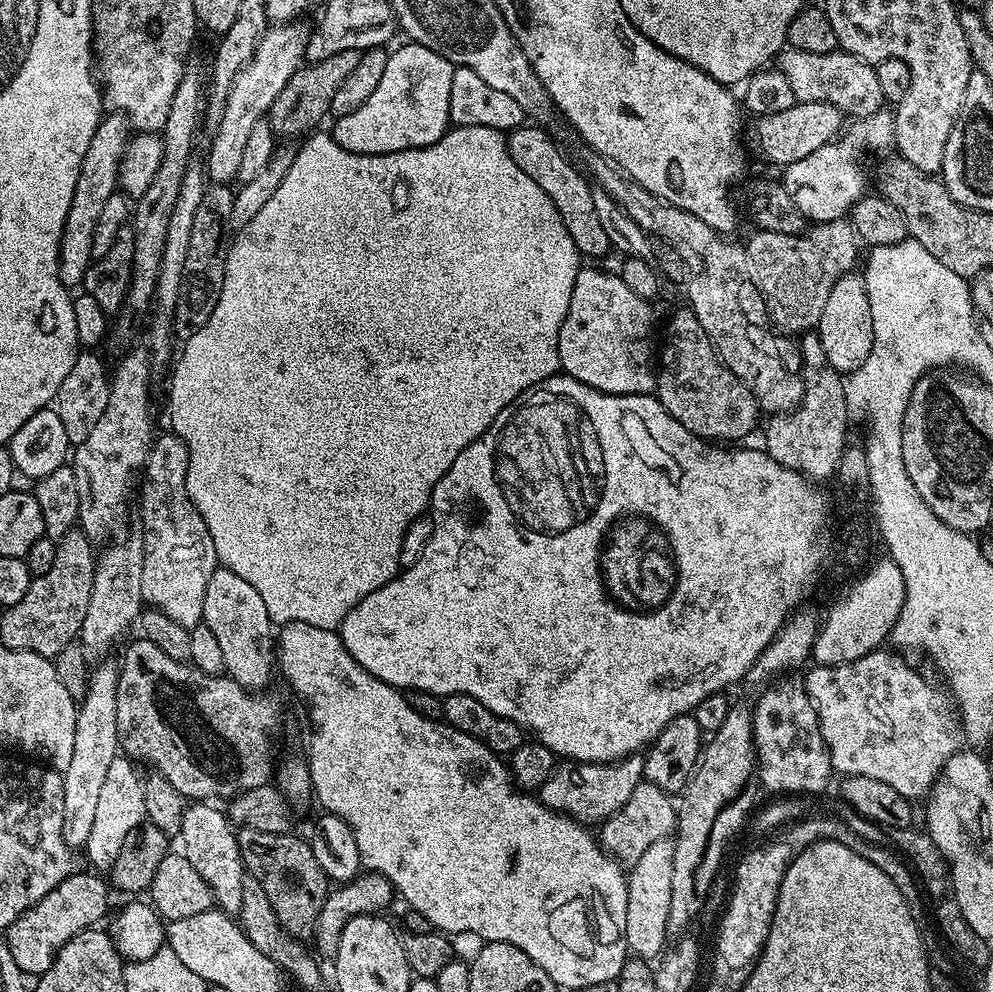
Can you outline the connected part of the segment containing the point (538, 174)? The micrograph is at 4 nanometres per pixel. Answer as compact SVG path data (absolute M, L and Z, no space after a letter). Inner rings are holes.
M520 134L505 135L504 141L508 147L510 158L522 166L538 186L554 202L570 238L574 238L574 246L580 251L581 257L604 256L610 252L612 243L606 238L606 230L602 230L602 222L598 222L598 213L594 211L593 185L584 181L584 176L556 149L555 144L544 136L516 136Z

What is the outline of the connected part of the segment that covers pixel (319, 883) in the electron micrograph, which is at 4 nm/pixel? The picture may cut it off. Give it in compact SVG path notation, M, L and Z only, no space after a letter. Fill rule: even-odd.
M249 828L239 829L238 839L247 875L253 876L261 884L285 933L292 938L311 937L330 891L329 878L319 866L311 843L307 839L299 840L296 834Z

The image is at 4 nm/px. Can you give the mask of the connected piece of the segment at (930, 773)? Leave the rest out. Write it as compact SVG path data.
M877 650L866 654L857 660L849 660L845 663L834 666L833 668L813 667L813 672L806 676L806 691L812 704L816 707L816 717L820 720L820 733L824 739L824 744L828 748L828 757L832 759L832 767L841 777L845 776L865 776L866 778L876 778L878 782L886 782L886 786L894 786L898 794L902 794L907 800L913 802L919 801L918 798L927 797L932 791L932 786L936 779L939 778L940 772L944 769L944 763L957 752L961 751L960 736L961 729L958 727L958 720L955 715L944 717L944 696L945 693L938 689L932 688L932 684L920 672L915 672L906 661L895 651L884 652Z

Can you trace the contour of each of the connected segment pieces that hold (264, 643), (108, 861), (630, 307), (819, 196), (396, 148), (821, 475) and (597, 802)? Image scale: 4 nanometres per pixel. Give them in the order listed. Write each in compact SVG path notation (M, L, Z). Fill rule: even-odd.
M217 567L216 572L206 585L206 598L204 599L204 618L202 621L206 626L210 626L210 631L218 637L218 643L222 649L222 655L226 666L225 673L237 680L243 688L249 690L264 690L271 678L274 676L274 625L270 614L266 614L266 606L262 602L262 597L250 582L243 578L238 578L228 568Z
M120 754L116 755L114 762L110 762L106 782L98 794L98 810L94 817L94 826L90 826L90 838L86 845L88 860L93 864L93 869L111 869L118 858L118 852L122 850L122 842L126 842L126 834L145 823L144 786L141 773L136 773L135 767L137 765L131 759Z
M581 267L578 278L574 278L574 294L570 294L570 310L566 310L566 318L562 322L558 334L558 358L561 369L567 375L573 376L578 382L615 396L625 396L626 394L647 396L655 393L656 372L654 371L654 348L652 352L652 307L653 305L649 301L644 300L638 294L634 294L634 290L630 290L630 286L626 286L626 282L622 282L622 278L618 274L612 273L611 276L610 273L599 272L596 268Z
M881 110L872 116L863 117L860 124L848 137L814 150L814 154L806 154L806 158L798 158L798 162L787 165L783 169L782 183L786 193L792 200L793 207L812 222L839 220L847 217L852 205L865 195L864 168L860 165L860 151L864 147L884 148L893 143L893 113Z
M404 42L404 45L395 53L389 55L386 62L386 71L378 81L374 94L363 106L358 106L354 114L337 116L331 122L330 135L342 150L362 154L363 156L381 156L391 152L401 152L411 148L425 148L438 142L450 127L450 78L453 65L442 54L434 54L426 46L415 42Z
M815 331L803 333L798 347L802 357L802 379L804 396L800 403L787 414L776 414L766 424L768 433L768 455L773 456L779 464L793 468L801 476L812 482L820 482L831 472L837 471L840 458L844 454L848 436L848 419L850 413L844 380L827 362L822 342Z
M633 754L611 764L581 764L564 762L553 771L552 777L538 790L541 804L563 814L577 824L600 826L618 814L629 801L636 787L644 780L644 756Z

